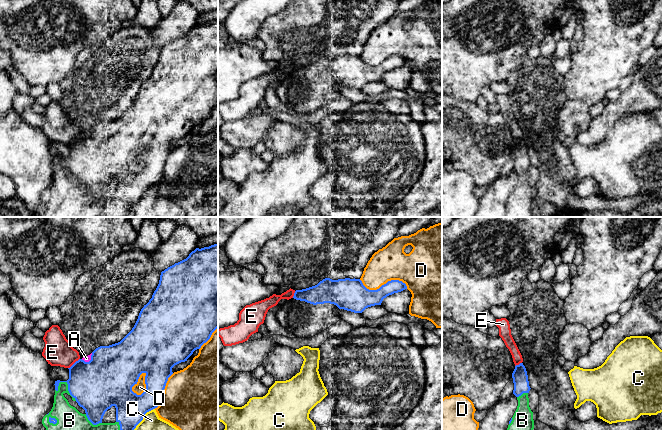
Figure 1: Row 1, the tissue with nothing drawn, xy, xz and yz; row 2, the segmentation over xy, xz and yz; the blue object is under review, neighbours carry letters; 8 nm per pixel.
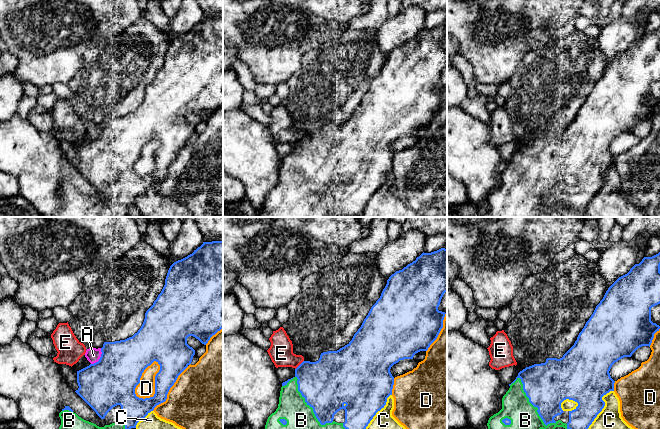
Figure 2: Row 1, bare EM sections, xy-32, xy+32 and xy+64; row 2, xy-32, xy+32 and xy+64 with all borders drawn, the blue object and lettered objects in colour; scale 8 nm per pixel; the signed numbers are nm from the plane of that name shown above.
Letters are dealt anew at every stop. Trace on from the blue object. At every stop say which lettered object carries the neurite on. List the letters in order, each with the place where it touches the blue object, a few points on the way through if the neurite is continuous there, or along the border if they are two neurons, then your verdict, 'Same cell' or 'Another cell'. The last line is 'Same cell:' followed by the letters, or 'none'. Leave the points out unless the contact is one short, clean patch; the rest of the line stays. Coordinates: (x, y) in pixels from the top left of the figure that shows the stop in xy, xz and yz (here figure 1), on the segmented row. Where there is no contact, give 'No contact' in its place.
A: Touches blue at xy (89, 361). Another cell
B: Touches blue at xy (68, 389). Same cell
C: Touches blue at xy (143, 417). Another cell
D: Touches blue at xz (384, 284). Another cell
E: Touches blue at xy (74, 363). Boundary: xy (79, 358), (68, 368). Another cell
Same cell: B

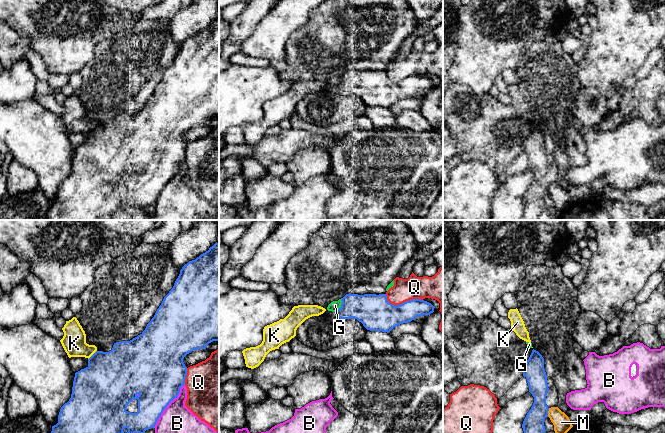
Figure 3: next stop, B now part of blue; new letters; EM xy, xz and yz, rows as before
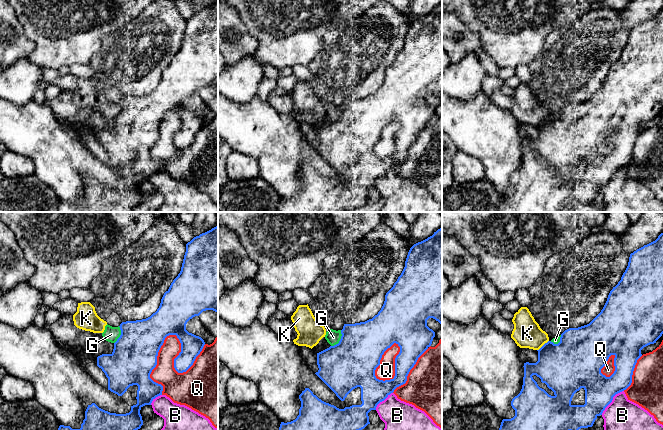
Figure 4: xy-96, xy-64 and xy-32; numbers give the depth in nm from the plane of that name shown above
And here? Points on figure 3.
B: Touches blue at xy (167, 405). Another cell
G: Touches blue at xz (341, 305). Another cell
K: Touches blue at xy (92, 355). Boundary: xy (96, 350), (88, 359). Another cell
M: Touches blue at yz (547, 412). Another cell
Q: Touches blue at xz (402, 303). Another cell
Same cell: none

